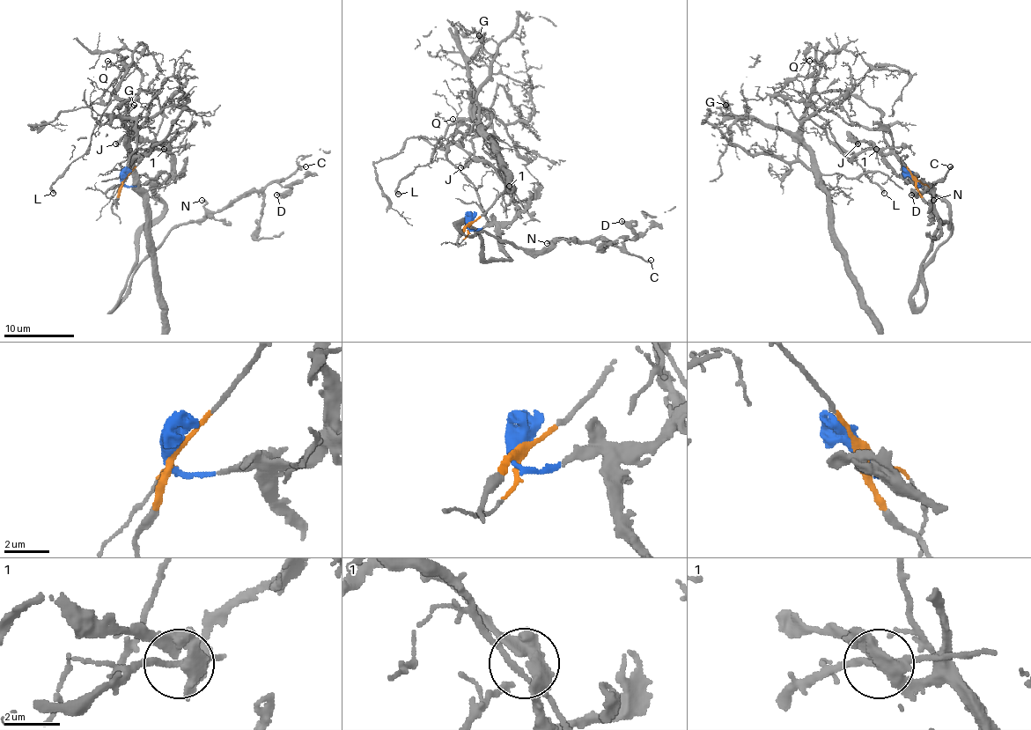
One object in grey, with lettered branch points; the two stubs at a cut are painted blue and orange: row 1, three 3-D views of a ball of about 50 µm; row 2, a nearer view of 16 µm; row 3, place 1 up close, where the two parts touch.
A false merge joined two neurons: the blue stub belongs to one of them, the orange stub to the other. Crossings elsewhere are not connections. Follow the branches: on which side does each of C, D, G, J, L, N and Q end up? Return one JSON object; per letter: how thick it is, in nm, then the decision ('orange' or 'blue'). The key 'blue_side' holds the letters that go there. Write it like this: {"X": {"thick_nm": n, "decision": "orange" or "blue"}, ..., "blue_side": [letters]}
{"C": {"thick_nm": 170, "decision": "blue"}, "D": {"thick_nm": 280, "decision": "blue"}, "G": {"thick_nm": 90, "decision": "orange"}, "J": {"thick_nm": 360, "decision": "blue"}, "L": {"thick_nm": 320, "decision": "orange"}, "N": {"thick_nm": 200, "decision": "blue"}, "Q": {"thick_nm": 120, "decision": "orange"}, "blue_side": ["C", "D", "J", "N"]}

